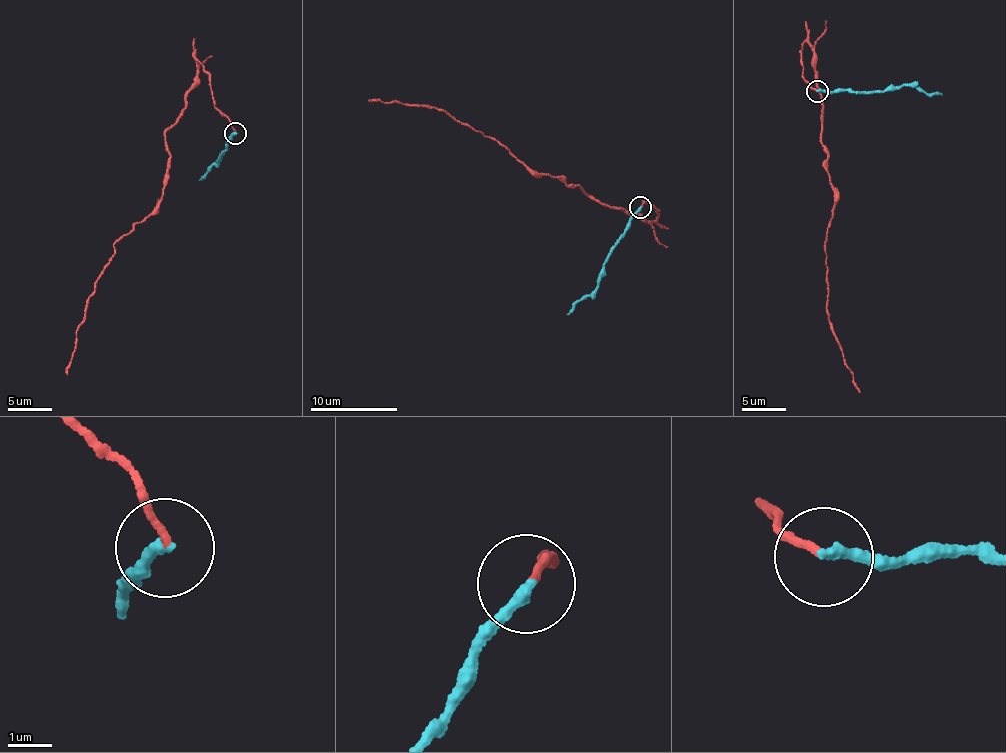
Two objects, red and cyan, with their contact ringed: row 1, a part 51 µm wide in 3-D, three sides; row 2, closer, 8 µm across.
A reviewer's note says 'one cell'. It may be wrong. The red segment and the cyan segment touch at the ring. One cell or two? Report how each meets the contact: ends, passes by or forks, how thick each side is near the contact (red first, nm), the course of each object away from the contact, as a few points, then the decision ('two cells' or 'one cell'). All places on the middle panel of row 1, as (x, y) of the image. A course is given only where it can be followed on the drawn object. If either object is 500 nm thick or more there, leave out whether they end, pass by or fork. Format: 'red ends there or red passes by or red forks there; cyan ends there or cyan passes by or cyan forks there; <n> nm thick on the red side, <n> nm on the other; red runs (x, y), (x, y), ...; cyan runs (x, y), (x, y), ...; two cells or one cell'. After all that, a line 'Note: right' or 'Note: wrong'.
red ends there; cyan ends there; 150 nm thick on the red side, 260 nm on the other; red runs (641, 206), (644, 200), (658, 211), (656, 220), (534, 171), (445, 111), (368, 99); cyan runs (641, 206), (609, 254), (594, 293), (576, 301), (566, 315); two cells
Note: wrong

